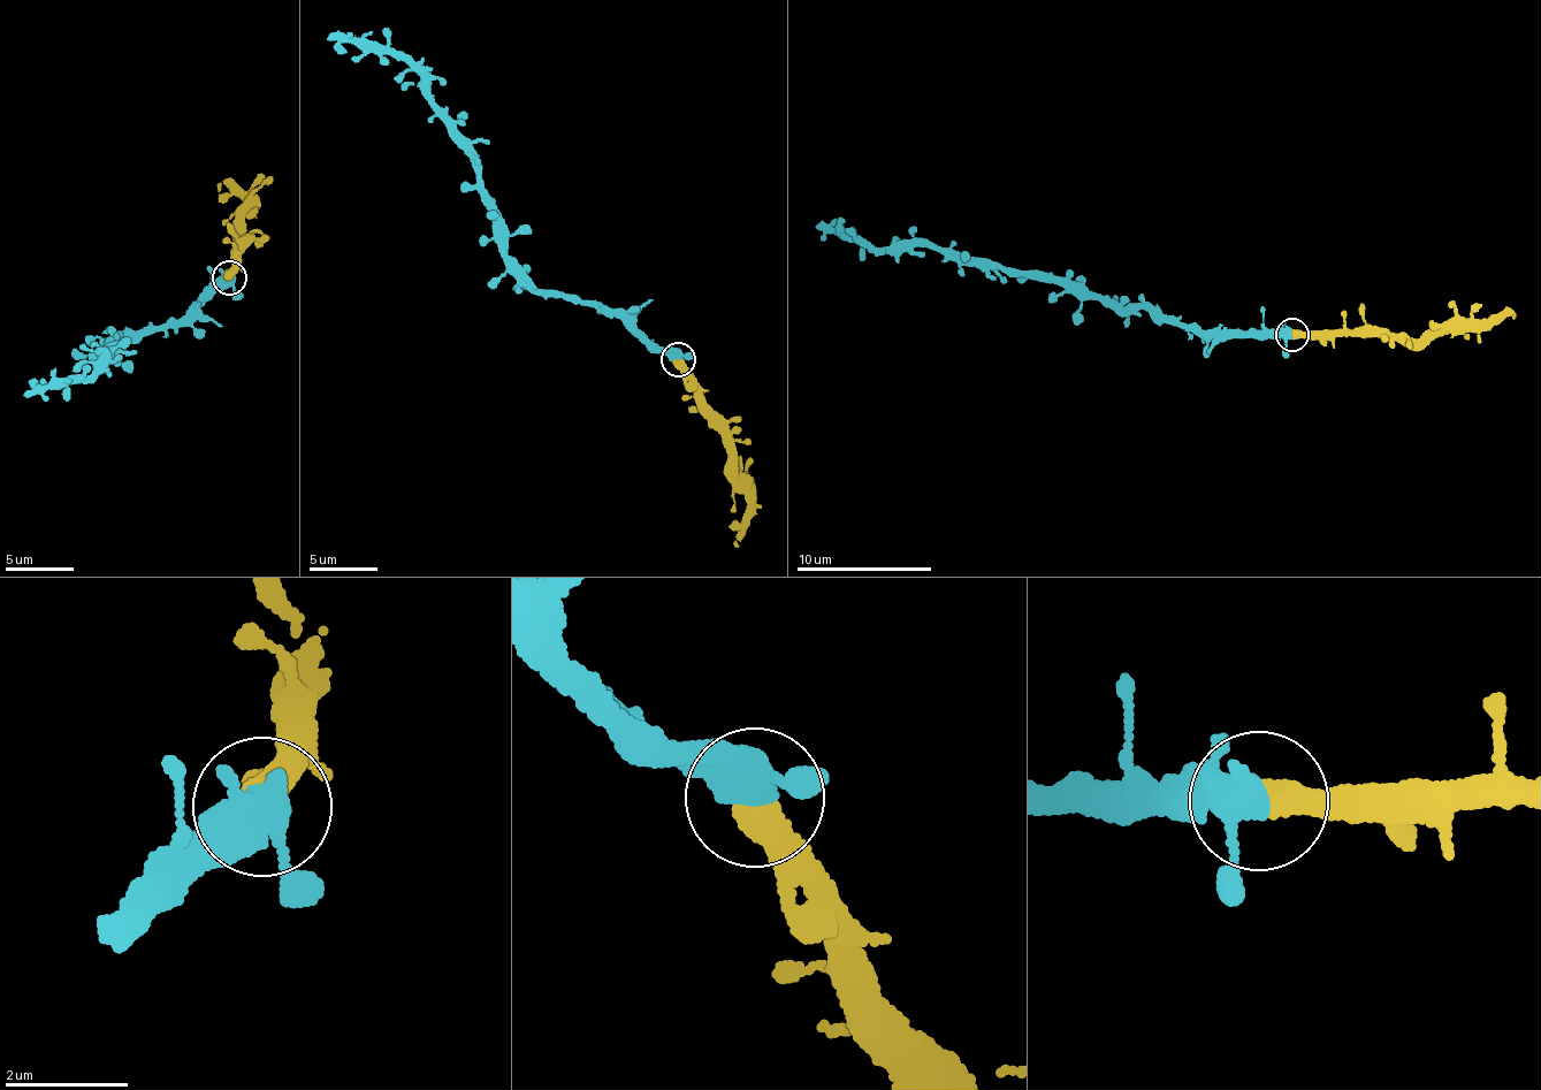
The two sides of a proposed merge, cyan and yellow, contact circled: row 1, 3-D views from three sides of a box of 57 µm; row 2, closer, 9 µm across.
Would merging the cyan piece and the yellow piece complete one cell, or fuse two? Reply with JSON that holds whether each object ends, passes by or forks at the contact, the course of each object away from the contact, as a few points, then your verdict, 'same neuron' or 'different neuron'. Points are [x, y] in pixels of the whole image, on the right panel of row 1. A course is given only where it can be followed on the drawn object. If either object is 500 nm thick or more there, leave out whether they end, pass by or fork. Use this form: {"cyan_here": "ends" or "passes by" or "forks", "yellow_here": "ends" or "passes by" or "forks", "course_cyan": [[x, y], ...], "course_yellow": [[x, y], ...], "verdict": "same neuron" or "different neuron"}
{"cyan_here": "forks", "yellow_here": "ends", "course_cyan": [[1292, 333], [1211, 332], [1158, 311], [1111, 307], [1055, 281], [959, 263], [937, 246], [871, 248], [816, 227]], "course_yellow": [[1292, 333], [1433, 340], [1477, 320], [1513, 317]], "verdict": "same neuron"}

